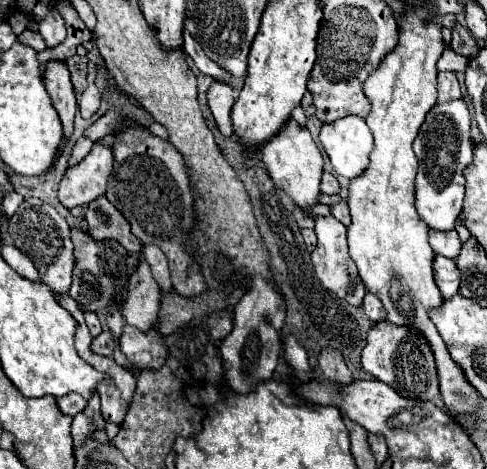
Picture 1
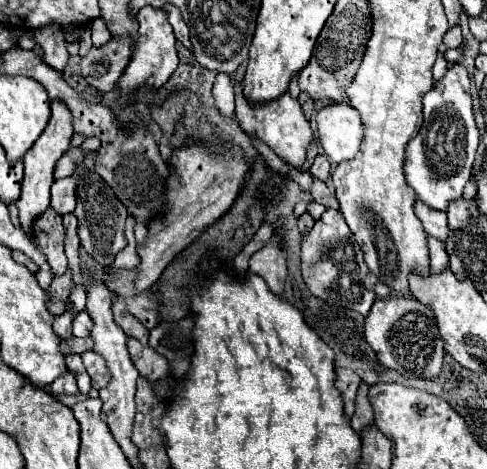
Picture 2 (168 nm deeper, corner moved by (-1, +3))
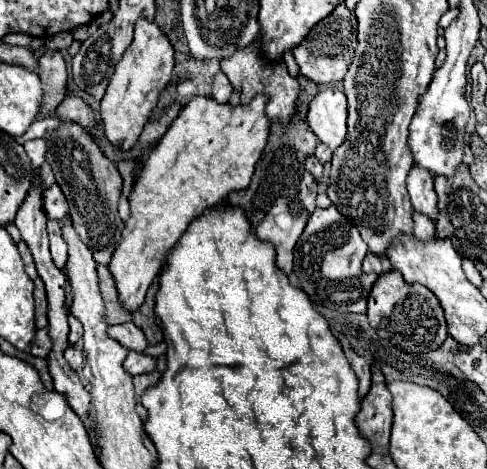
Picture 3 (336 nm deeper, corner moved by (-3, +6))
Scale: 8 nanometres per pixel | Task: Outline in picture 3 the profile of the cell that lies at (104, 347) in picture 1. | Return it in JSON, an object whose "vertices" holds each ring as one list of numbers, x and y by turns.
{"vertices":[[48,328,38,330,34,342,32,342,32,354,38,358,48,358,48,354,52,352,52,338,48,336]]}

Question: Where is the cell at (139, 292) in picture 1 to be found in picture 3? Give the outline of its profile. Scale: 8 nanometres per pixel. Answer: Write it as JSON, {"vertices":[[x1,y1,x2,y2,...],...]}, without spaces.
{"vertices":[[114,324,108,328,108,336,116,338,122,346,126,346,128,350,138,350,144,352,148,348,148,340,146,336,138,330,136,324]]}

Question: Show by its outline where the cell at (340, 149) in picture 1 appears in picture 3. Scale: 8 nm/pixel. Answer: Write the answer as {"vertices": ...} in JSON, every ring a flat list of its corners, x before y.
{"vertices":[[326,88,314,96,308,110,308,124,312,132,336,150,346,140,348,132,348,110,346,110,346,94,338,88]]}

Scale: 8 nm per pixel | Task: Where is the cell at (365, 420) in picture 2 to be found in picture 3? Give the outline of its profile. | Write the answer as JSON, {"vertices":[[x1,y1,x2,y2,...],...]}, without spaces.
{"vertices":[[346,338,340,340,342,342,342,348,344,348,344,354,352,366,352,370,356,372,356,378,358,378,358,396,360,400,368,394,370,390,370,384,372,384,372,370,370,370,370,364,362,358,362,356,356,356,356,352,350,348,350,342]]}

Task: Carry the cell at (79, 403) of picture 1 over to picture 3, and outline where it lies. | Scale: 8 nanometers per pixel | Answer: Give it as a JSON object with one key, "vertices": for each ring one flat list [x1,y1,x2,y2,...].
{"vertices":[[66,348,66,350,64,350,64,358,66,358,66,362,70,364,70,368,72,368,74,372,78,372,78,370,82,368,82,364,84,364,84,356,82,356,82,352,76,350,76,348]]}

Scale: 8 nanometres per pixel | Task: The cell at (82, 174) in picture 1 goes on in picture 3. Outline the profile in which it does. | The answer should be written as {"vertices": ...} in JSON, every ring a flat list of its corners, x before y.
{"vertices":[[52,184,44,192,44,210,48,210,50,220,66,220,68,218,68,202,58,184]]}

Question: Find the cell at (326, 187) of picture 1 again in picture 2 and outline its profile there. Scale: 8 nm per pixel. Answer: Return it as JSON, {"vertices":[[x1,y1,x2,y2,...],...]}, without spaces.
{"vertices":[[316,155,312,167,310,167,310,173,314,177,318,177,320,181,326,181,330,177,330,161,326,159,326,155]]}

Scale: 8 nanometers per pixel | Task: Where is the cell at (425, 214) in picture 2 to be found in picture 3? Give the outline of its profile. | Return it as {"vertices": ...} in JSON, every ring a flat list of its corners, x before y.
{"vertices":[[414,166,408,174,408,194,412,198,412,206,416,212,428,216,430,220,436,220,438,210,438,196,434,190,434,178,428,174,428,170,420,170,420,166]]}

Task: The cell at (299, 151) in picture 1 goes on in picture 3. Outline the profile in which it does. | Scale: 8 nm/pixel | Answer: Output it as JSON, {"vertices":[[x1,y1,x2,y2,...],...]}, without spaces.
{"vertices":[[254,42,252,46,246,46,244,50,238,50,232,58,226,58,224,62,220,62,222,66,222,72,228,76,230,84,234,86,234,90,240,94,240,102,250,102,254,96,258,94,264,94,268,96,268,102,266,102,266,116,270,120,276,120,280,122,282,126,290,124,290,120,294,118,296,114,296,104,298,104,298,94,300,94,300,86,298,86,298,80,294,80,288,70,286,70,286,64,284,62,278,62,278,64,266,64,260,56,260,48,258,48,258,42]]}

